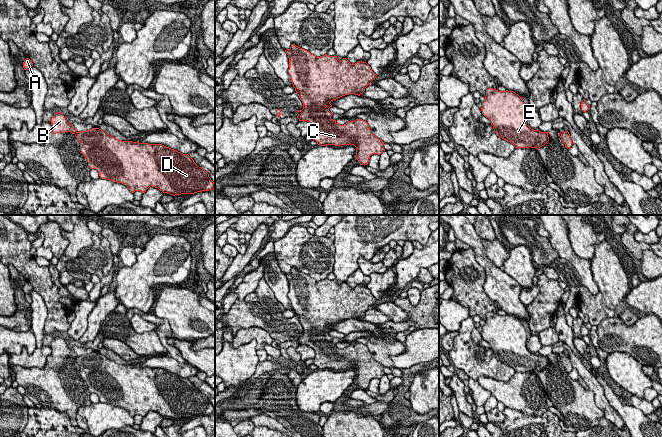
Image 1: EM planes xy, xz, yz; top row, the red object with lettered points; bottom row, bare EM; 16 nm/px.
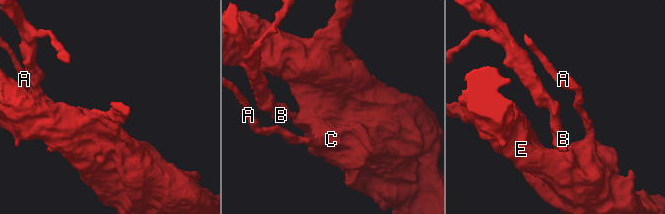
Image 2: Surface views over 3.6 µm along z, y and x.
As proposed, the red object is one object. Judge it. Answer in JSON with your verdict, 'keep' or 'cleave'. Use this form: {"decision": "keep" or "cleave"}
{"decision": "cleave"}

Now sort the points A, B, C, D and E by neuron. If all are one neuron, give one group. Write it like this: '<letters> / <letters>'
A C D E / B

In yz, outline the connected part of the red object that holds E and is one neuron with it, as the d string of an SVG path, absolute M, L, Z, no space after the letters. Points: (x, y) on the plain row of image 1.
M489 312L481 335L490 344L497 360L515 372L538 374L549 365L548 356L533 354L527 349L527 332L522 323L513 315Z

